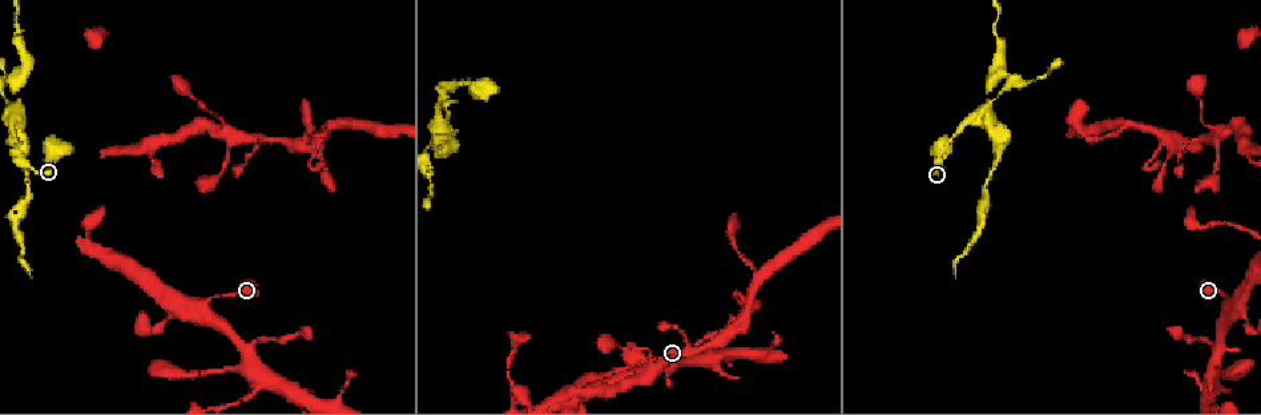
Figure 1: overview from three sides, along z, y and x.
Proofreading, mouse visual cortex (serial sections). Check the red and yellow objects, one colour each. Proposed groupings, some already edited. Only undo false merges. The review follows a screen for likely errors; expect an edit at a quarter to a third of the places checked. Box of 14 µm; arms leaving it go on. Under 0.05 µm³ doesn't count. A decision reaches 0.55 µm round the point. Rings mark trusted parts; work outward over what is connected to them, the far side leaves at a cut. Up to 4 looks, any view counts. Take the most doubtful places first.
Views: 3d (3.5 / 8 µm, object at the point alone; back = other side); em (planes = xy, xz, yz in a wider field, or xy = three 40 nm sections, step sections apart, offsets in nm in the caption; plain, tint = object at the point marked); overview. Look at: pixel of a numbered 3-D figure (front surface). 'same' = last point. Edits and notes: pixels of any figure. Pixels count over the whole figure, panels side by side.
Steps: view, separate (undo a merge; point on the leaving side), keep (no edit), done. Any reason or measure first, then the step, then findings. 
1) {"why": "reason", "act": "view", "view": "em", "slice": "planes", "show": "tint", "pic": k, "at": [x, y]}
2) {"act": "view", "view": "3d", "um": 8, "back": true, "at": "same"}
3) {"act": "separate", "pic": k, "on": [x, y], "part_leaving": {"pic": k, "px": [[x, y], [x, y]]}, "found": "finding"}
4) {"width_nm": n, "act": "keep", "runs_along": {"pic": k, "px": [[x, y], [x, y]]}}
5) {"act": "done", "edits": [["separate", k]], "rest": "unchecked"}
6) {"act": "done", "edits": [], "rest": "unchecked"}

{"why": "small branch off a trunk", "act": "view", "view": "3d", "um": 3.5, "pic": 1, "at": [19, 118]}

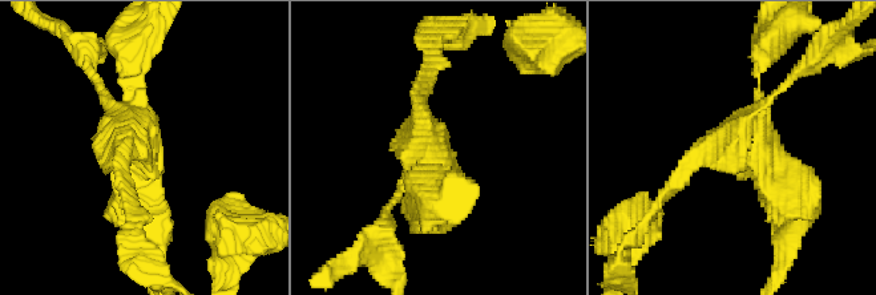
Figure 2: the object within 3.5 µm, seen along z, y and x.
{"arms": 4, "arm_widths_nm": [100, 100, 200, 300], "act": "view", "view": "em", "slice": "xy", "step": 5, "show": "tint", "pic": 2, "at": [434, 143]}

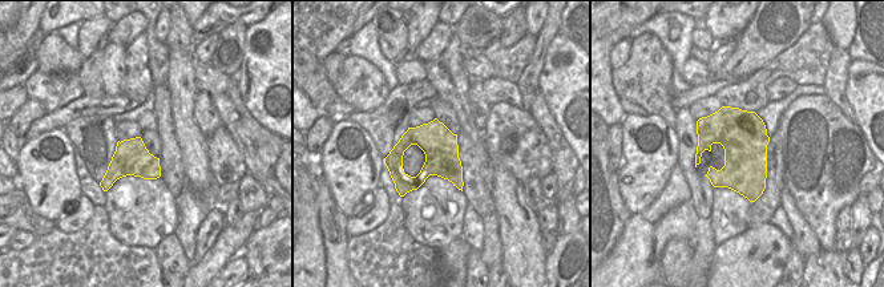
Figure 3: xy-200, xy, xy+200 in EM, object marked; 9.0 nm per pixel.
{"act": "separate", "pic": 2, "on": [434, 227], "found": "two cells meet here"}

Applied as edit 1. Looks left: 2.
{"why": "four or more arms meet", "act": "view", "view": "3d", "um": 3.5, "back": true, "pic": 1, "at": [250, 361]}

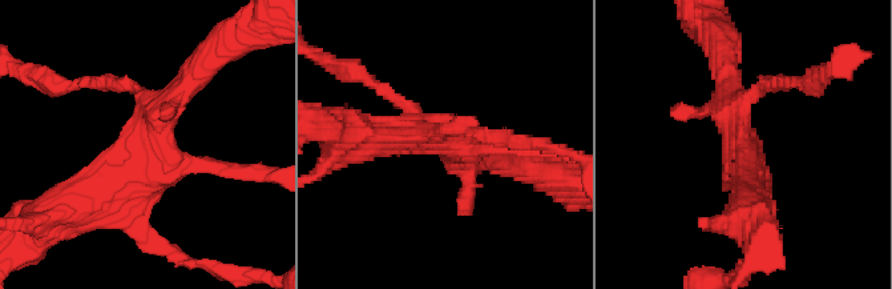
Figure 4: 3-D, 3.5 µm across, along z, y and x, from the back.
{"arms": 4, "arm_widths_nm": [150, 200, 300, 450], "act": "view", "view": "em", "slice": "xy", "step": 2, "show": "tint", "pic": 4, "at": [745, 151]}

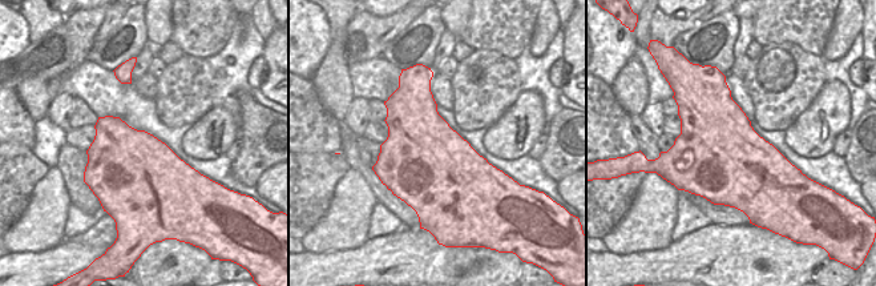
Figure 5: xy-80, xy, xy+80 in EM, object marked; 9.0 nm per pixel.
{"act": "keep", "runs_along": {"pic": 4, "px": [[194, 76], [154, 149], [80, 199]]}, "found": "continuous, no second cell"}

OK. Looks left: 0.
{"act": "done", "edits": [["separate", 2]], "rest": "unchecked"}

